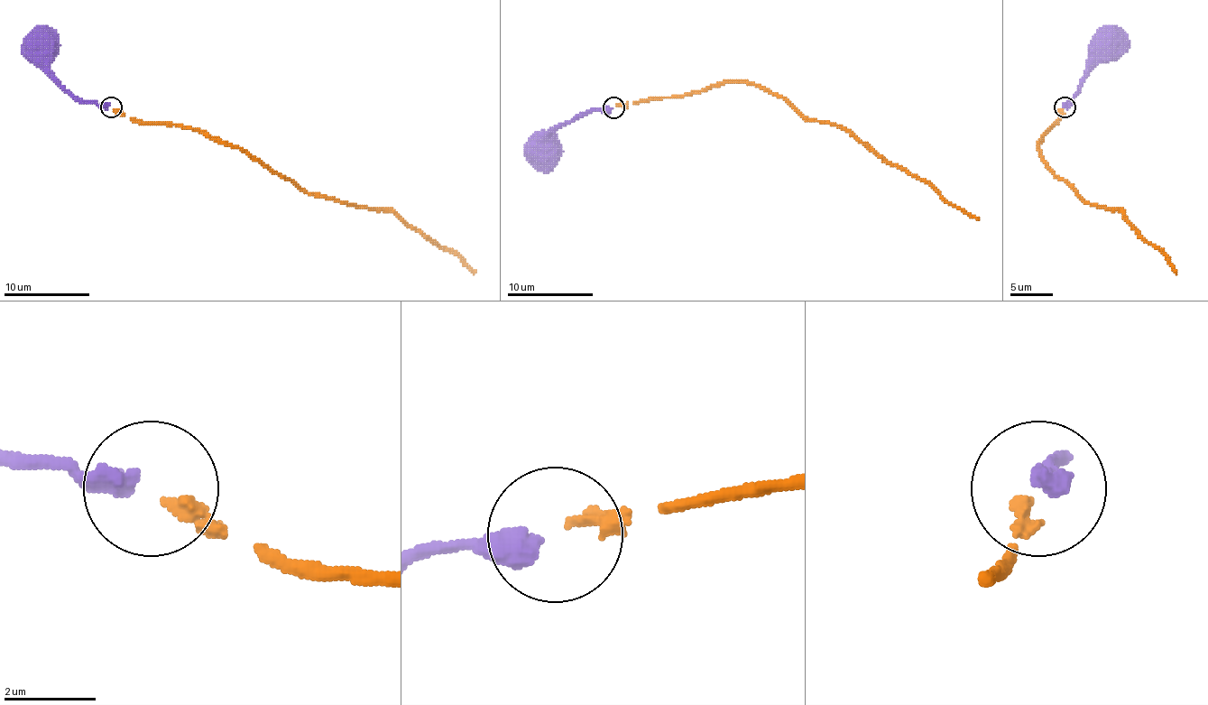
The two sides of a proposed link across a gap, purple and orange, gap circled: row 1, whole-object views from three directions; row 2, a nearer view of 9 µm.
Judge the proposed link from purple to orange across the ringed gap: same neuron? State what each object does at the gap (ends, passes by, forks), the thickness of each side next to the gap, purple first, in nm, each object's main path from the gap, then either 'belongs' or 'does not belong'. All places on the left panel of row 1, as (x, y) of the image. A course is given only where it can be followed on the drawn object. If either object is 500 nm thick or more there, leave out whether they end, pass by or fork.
purple ends; orange ends; calibres 480 and 280 nm; course purple (109, 105), (77, 100), (50, 69), (50, 49), (41, 42); course orange (114, 109), (143, 122), (197, 128), (251, 154), (307, 193), (399, 214), (475, 272); belongs

